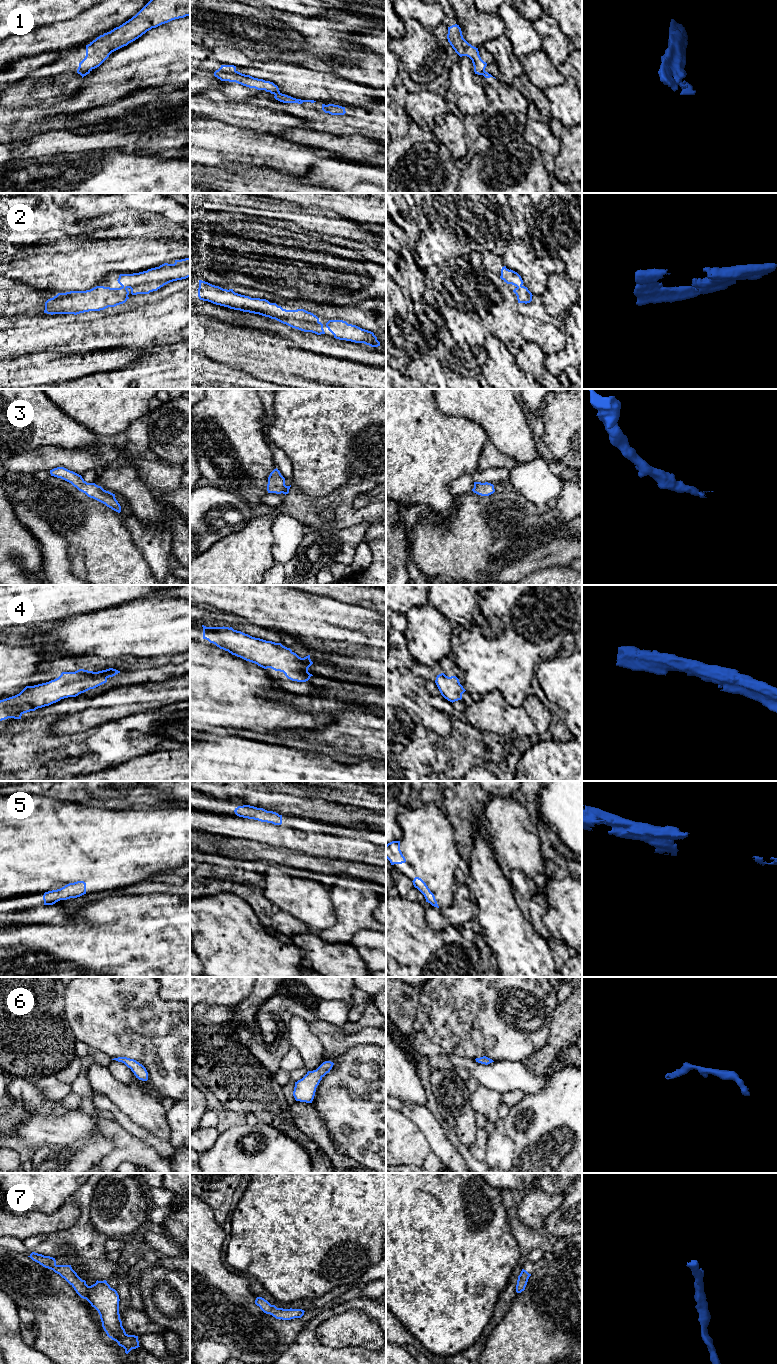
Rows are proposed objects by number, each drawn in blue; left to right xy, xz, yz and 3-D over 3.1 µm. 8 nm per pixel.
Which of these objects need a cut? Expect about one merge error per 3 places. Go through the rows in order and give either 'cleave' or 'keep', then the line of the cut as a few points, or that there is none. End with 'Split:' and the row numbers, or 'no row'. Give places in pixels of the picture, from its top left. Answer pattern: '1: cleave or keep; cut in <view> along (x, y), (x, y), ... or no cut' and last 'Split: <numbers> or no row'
1: cleave; cut in xz along (280, 93), (275, 95)
2: keep; no cut
3: keep; no cut
4: keep; no cut
5: cleave; cut in yz along (418, 888), (425, 889), (437, 905)
6: keep; no cut
7: keep; no cut
Split: 1, 5

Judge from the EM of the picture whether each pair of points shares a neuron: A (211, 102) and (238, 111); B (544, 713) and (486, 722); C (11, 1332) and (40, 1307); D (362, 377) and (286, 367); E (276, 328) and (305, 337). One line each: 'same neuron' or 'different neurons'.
A: same neuron
B: same neuron
C: different neurons
D: same neuron
E: same neuron

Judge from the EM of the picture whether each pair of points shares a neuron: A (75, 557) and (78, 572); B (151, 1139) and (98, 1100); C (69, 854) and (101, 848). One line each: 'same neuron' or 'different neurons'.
A: same neuron
B: same neuron
C: same neuron

